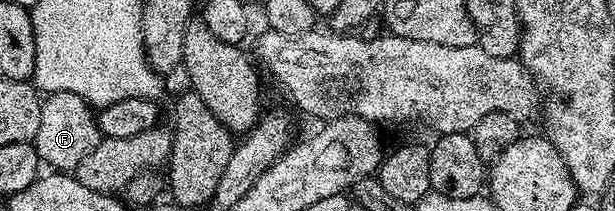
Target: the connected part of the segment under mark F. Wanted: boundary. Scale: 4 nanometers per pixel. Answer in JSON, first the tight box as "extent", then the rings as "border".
{"extent":[32,92,102,172],"border":[[[55,92],[42,101],[39,132],[32,143],[46,167],[57,172],[73,172],[79,160],[101,143],[102,137],[94,107],[85,102],[83,96],[75,96],[75,92]]]}

